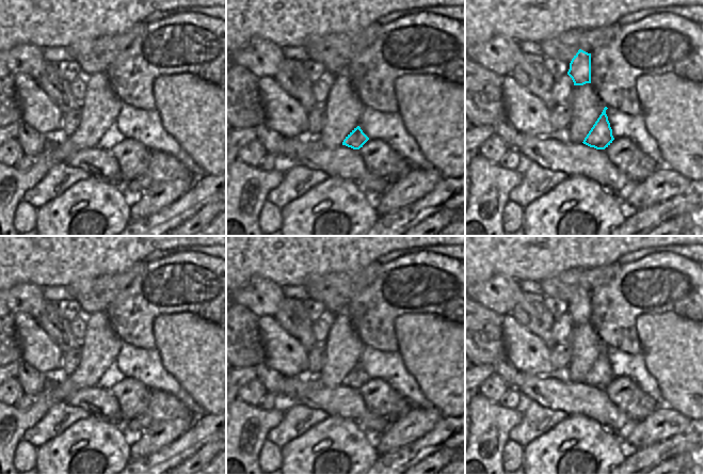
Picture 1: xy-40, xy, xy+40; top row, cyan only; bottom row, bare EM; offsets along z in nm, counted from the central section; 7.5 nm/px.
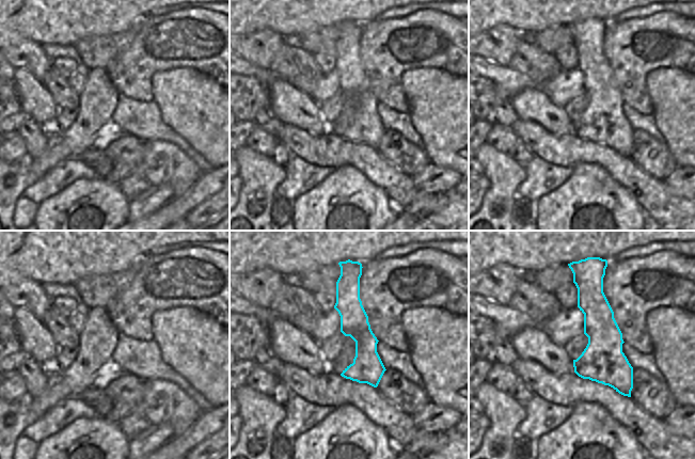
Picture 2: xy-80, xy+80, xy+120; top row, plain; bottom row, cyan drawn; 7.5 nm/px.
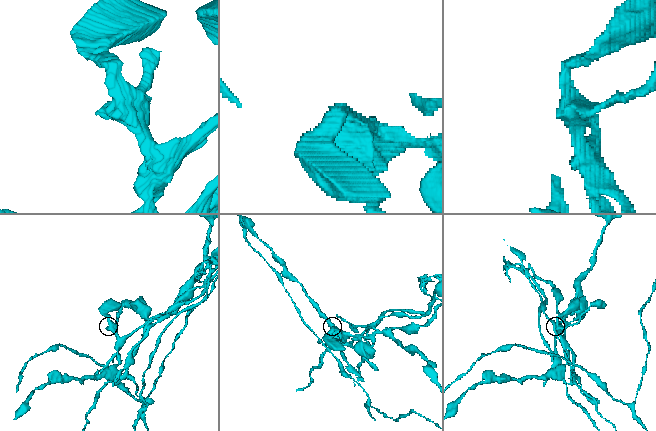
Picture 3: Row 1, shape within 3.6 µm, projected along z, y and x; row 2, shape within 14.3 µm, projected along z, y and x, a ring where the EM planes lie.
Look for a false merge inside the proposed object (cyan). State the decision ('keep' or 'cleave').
cleave

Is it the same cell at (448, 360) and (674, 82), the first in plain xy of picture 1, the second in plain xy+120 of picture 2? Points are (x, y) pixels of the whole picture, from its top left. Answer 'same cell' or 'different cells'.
same cell

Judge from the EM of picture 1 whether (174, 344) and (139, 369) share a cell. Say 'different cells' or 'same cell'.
different cells

